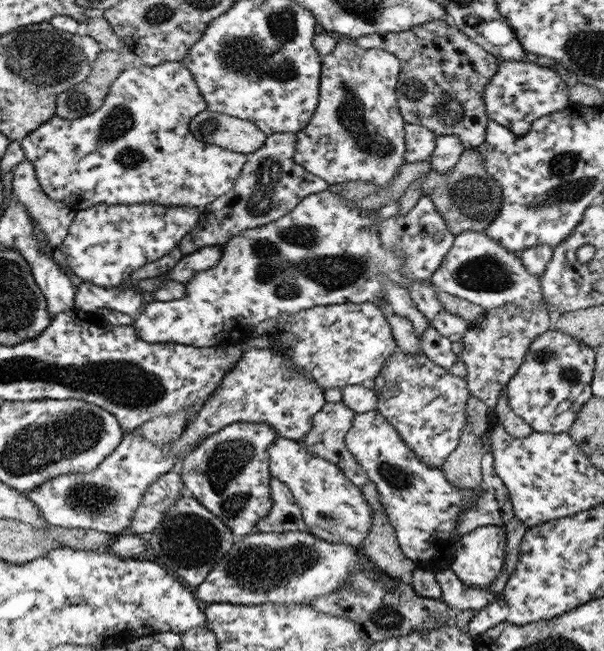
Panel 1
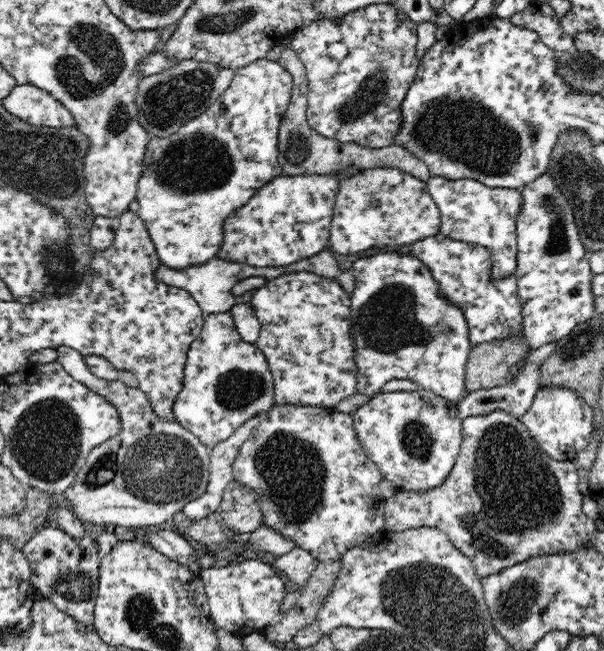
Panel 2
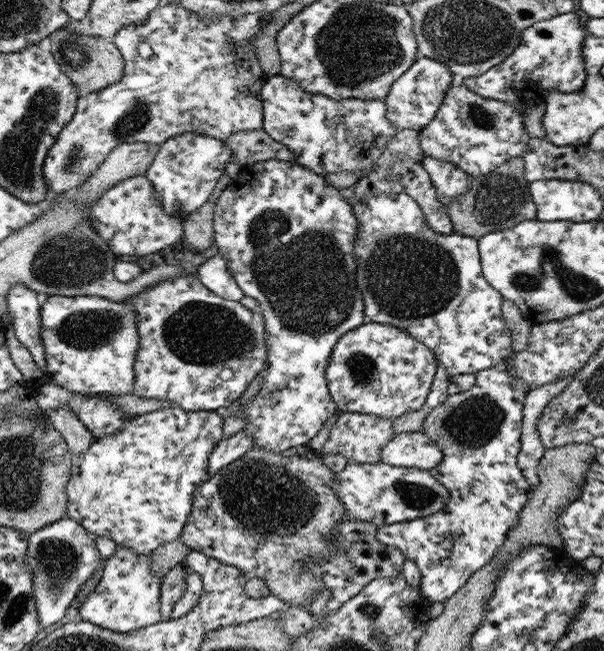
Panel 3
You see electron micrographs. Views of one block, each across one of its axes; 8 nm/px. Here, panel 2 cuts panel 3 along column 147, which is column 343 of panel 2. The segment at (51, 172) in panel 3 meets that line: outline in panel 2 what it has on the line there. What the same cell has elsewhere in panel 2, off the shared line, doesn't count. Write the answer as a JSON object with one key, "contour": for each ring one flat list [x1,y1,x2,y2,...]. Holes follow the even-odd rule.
{"contour":[[371,4,358,10,352,10,350,14,344,14,344,18,340,18,338,21,328,18,318,19,293,33,290,47,294,49,296,56,300,57,308,79,307,123,309,126,324,138,332,138,343,143,356,143,368,148,384,148,394,145,394,138,400,132,400,106,406,99,410,84,416,78,416,70,419,69,419,60,416,58,417,26,418,24,411,20,400,20,397,10,392,4]]}

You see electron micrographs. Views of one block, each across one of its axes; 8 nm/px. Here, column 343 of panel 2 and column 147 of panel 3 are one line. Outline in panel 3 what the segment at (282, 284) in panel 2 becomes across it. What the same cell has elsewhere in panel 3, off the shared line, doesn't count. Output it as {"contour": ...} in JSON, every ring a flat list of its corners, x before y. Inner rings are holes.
{"contour":[[196,274,180,275,180,277,174,277,174,279,156,281,154,285,142,291,142,293,132,295,127,300,127,304,131,304,131,310,135,313,135,318,137,319,137,334,139,335,139,344,138,349,136,349,134,362,135,378,132,394,135,394,142,400,144,398,148,398,148,400,152,400,152,398,166,400,166,402,172,402,172,404,176,404,182,410,187,411,207,410,225,412,227,406,234,401,238,401,242,397,246,387,248,387,256,376,260,376,266,367,268,348,266,348,265,342,265,322,260,312,257,310,248,310,239,301,228,301,220,298,220,296,206,288]]}

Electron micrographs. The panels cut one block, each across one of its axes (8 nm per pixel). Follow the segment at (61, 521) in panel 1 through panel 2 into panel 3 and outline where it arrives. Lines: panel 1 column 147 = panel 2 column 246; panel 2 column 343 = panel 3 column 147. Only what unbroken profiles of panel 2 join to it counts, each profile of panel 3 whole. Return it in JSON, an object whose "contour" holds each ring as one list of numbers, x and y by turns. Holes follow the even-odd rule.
{"contour":[[174,406,164,407,149,413,141,412,140,414,133,415,130,419,126,419,124,427,117,434,110,434,95,440,86,451,82,451,80,455,74,456,72,471,70,471,70,478,68,478,68,484,66,485,66,494,69,500,67,504,67,517,78,522,92,535,111,538,116,542,117,546,126,546,126,548,130,548,130,550,134,550,138,554,151,554,158,546,179,539,182,530,184,530,188,515,192,510,194,491,203,483,207,476,210,453,218,445,218,442,225,438,223,436,224,417,225,412,222,411,187,411]]}

